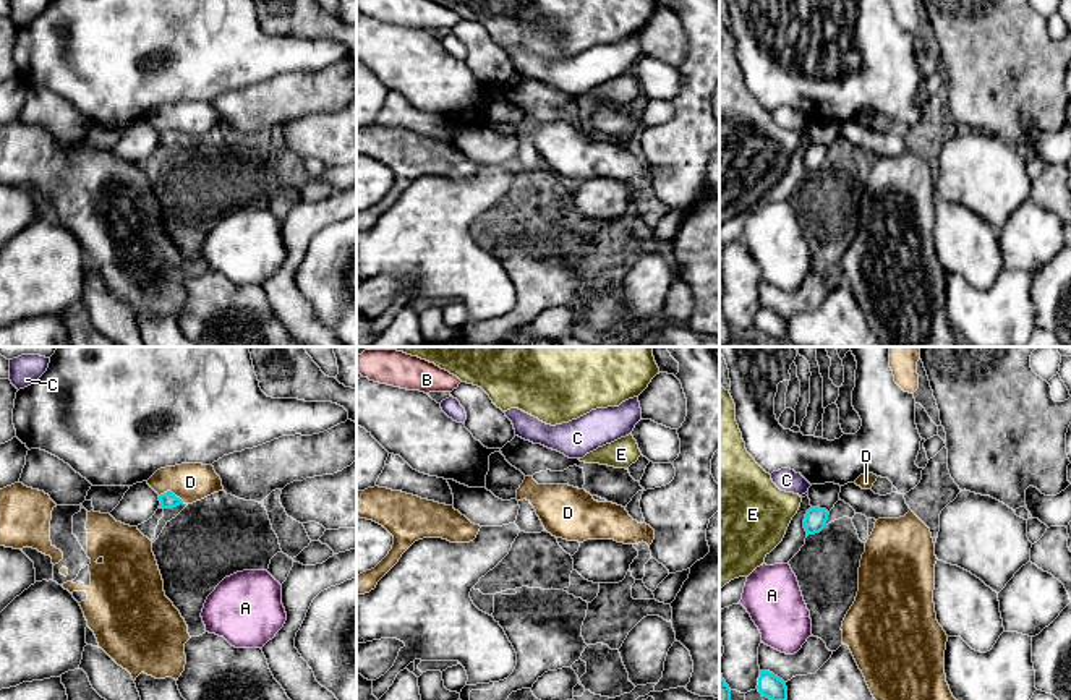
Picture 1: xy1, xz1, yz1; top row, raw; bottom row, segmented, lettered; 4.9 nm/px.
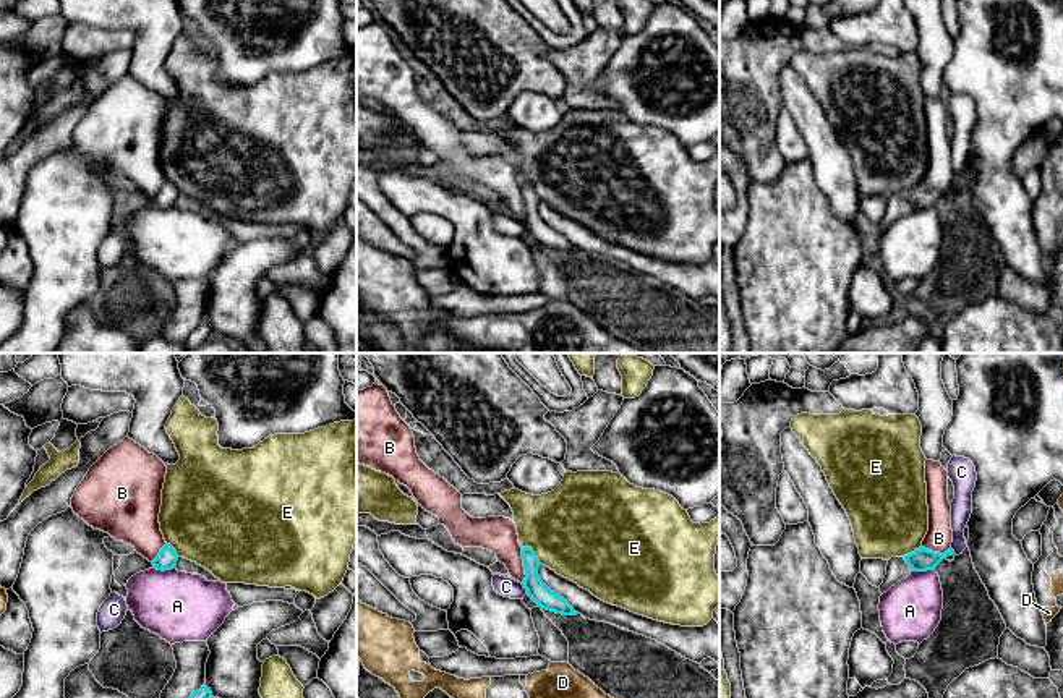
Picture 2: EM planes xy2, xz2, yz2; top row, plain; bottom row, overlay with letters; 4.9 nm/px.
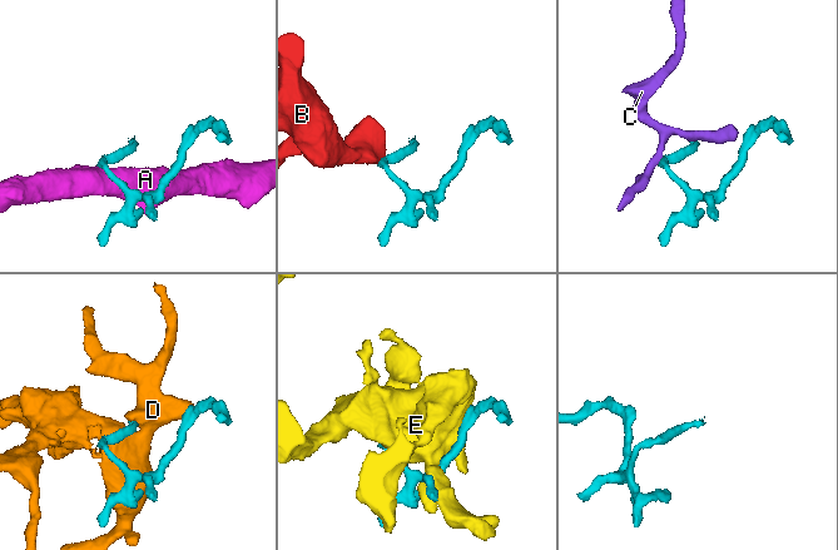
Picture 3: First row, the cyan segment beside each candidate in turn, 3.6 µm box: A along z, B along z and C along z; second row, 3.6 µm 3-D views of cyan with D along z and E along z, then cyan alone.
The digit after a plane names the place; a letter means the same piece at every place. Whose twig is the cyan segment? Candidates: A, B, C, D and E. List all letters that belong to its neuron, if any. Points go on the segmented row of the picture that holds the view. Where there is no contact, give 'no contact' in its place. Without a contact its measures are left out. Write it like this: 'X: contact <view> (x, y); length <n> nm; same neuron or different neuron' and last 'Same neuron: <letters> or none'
A: contact xy2 (164, 570); length 110 nm; different neuron
B: contact xz2 (524, 566); length 180 nm; different neuron
C: contact xz2 (524, 587); length 70 nm; different neuron
D: contact xy1 (170, 491); length 130 nm; different neuron
E: contact xz2 (533, 553); length 140 nm; different neuron
Same neuron: none

